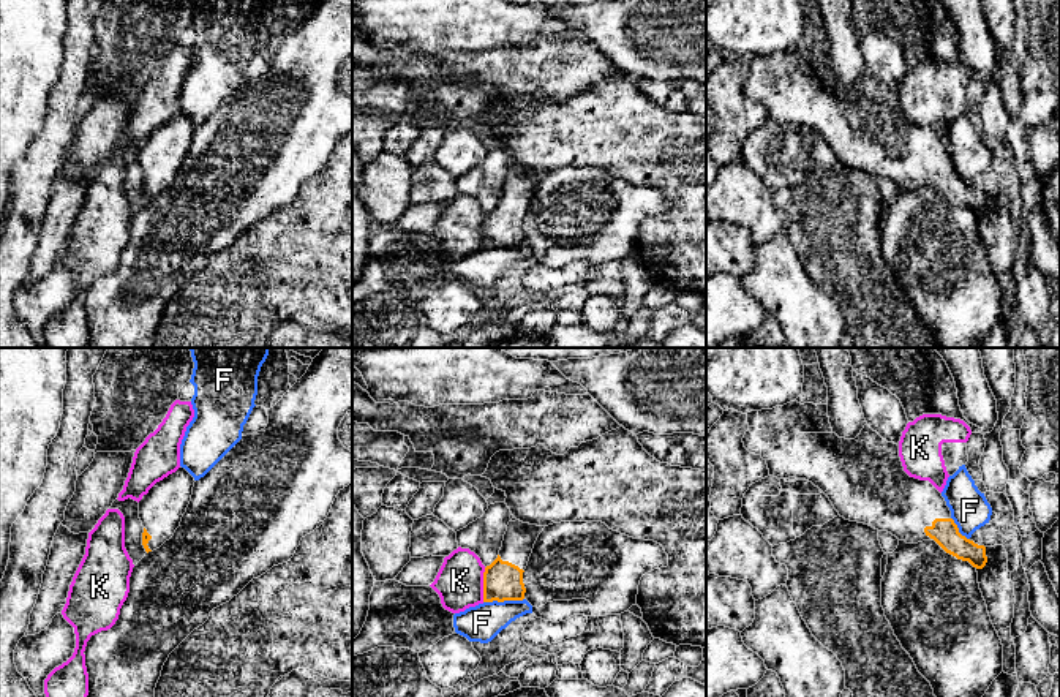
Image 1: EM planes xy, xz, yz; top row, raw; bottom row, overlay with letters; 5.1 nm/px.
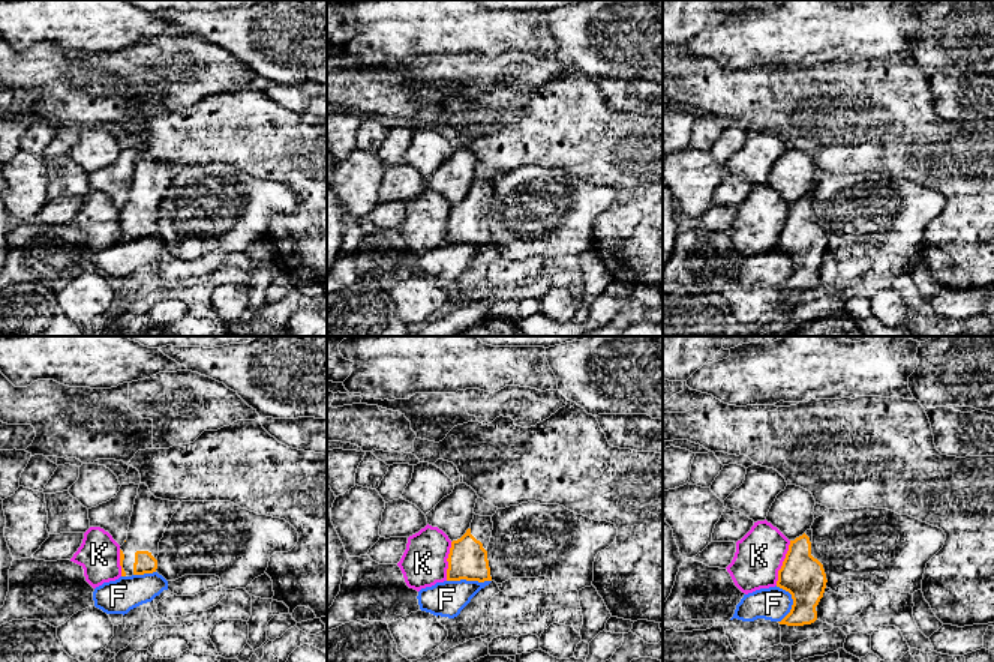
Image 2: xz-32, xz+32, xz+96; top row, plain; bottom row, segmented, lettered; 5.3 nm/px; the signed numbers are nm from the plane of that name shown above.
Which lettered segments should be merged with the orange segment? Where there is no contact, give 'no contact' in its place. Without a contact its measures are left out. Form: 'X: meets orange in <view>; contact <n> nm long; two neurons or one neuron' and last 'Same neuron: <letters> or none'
F: meets orange in xz; contact 200 nm long; two neurons
K: meets orange in xz; contact 180 nm long; two neurons
Same neuron: none

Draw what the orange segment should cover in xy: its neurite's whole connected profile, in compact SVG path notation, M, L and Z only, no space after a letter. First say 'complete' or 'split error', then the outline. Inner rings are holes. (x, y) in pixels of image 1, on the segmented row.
split error | M180 466L142 496L139 518L144 526L142 545L147 553L160 548L180 526L194 482L194 477Z

